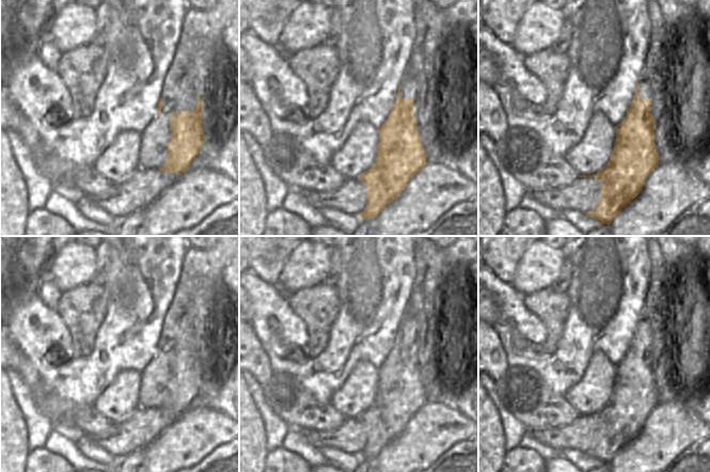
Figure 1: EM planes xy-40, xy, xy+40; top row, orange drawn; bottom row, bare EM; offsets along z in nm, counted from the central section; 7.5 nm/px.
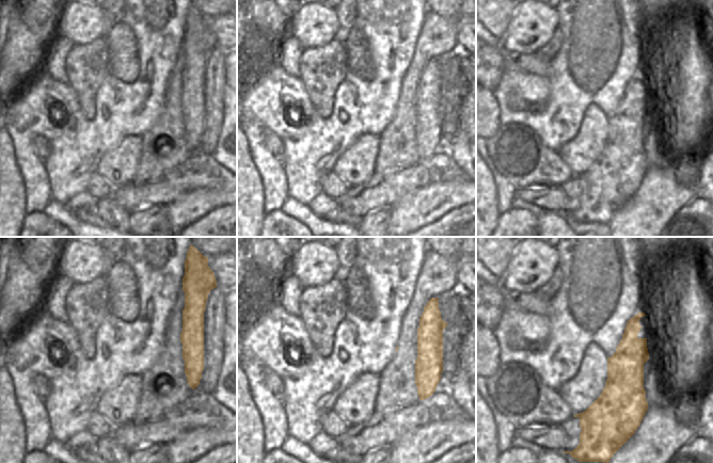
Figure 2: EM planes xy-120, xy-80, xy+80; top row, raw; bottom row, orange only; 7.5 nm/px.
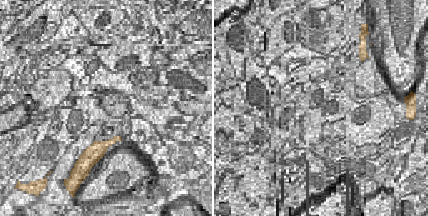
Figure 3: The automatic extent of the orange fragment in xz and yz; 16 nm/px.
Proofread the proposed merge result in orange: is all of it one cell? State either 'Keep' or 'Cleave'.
Cleave.

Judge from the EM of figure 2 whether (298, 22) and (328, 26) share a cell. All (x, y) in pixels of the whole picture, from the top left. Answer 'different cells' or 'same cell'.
same cell

